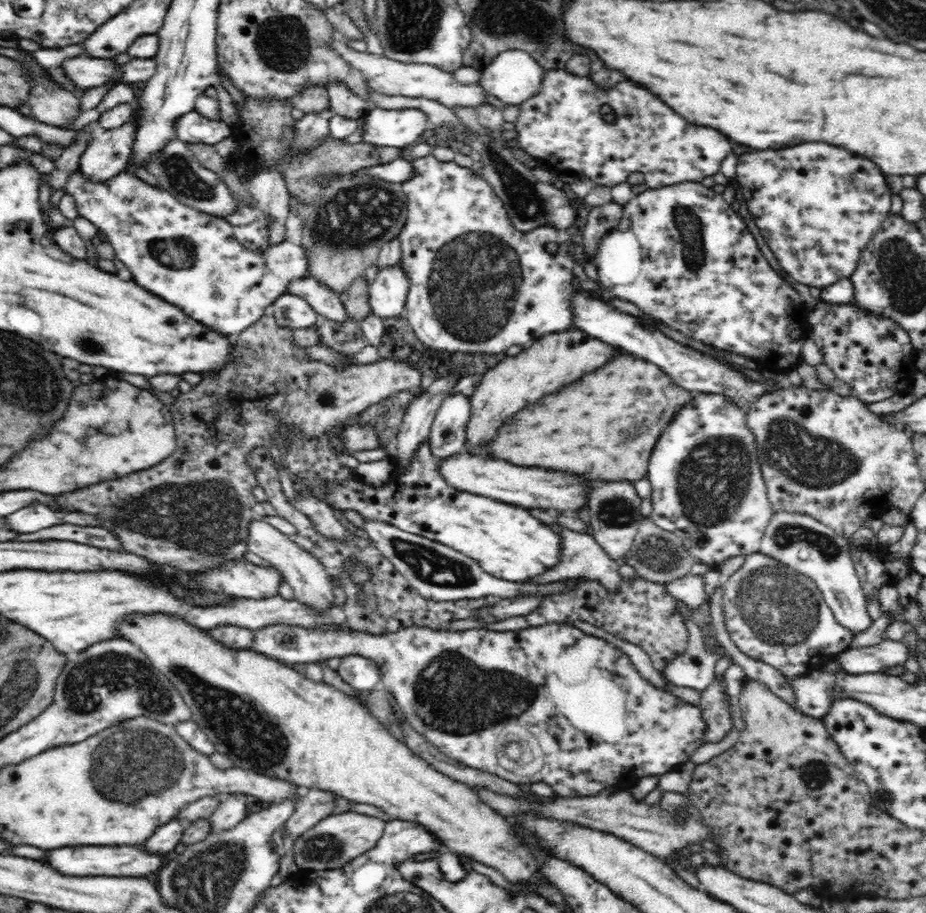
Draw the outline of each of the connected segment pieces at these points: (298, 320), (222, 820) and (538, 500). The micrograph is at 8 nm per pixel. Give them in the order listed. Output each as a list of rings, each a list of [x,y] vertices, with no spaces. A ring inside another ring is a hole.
[[[288,292],[280,295],[271,304],[270,312],[280,326],[291,329],[310,328],[318,324],[321,319],[310,303]]]
[[[243,793],[221,797],[218,808],[208,818],[210,819],[210,833],[234,828],[246,818],[245,808],[246,799]]]
[[[456,454],[450,458],[440,459],[442,478],[454,488],[462,492],[471,492],[480,496],[490,496],[492,500],[502,500],[506,504],[526,506],[526,508],[543,509],[554,513],[572,514],[580,509],[586,509],[588,498],[582,500],[584,494],[589,494],[590,486],[578,482],[576,478],[560,472],[548,472],[542,468],[520,468],[502,460],[492,460],[476,454]]]

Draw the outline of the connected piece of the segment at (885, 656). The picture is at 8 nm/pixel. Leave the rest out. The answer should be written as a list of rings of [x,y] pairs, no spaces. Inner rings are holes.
[[[883,640],[874,646],[846,648],[831,657],[846,673],[880,673],[891,666],[906,664],[909,649],[903,641]]]

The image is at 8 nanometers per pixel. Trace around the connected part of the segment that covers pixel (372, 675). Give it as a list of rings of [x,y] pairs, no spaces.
[[[360,655],[342,657],[336,671],[344,682],[357,691],[374,690],[380,687],[379,668],[369,658]]]

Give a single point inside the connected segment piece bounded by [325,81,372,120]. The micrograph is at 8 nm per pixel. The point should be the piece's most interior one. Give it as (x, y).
(343, 102)

